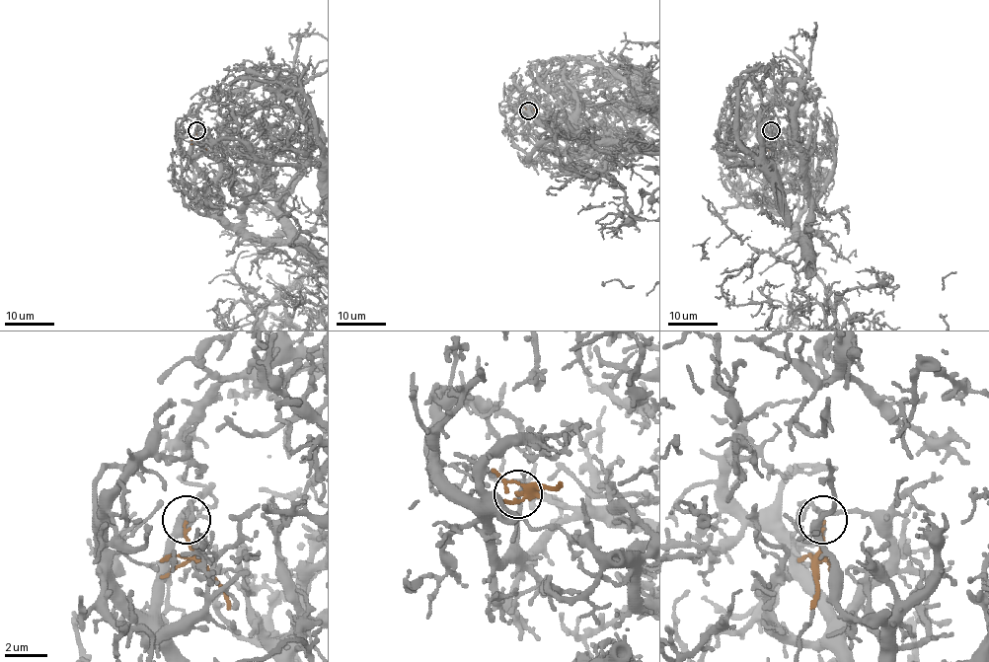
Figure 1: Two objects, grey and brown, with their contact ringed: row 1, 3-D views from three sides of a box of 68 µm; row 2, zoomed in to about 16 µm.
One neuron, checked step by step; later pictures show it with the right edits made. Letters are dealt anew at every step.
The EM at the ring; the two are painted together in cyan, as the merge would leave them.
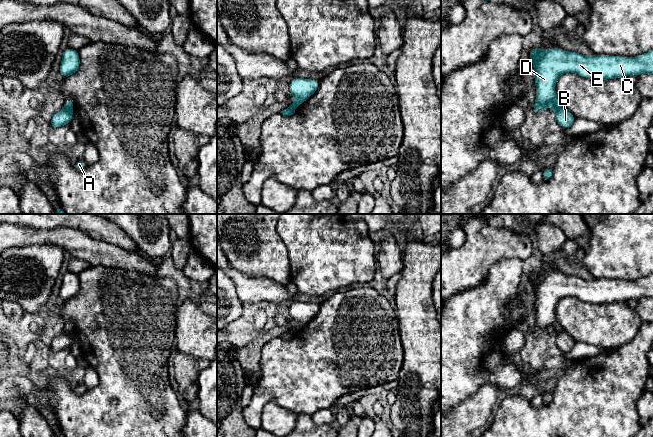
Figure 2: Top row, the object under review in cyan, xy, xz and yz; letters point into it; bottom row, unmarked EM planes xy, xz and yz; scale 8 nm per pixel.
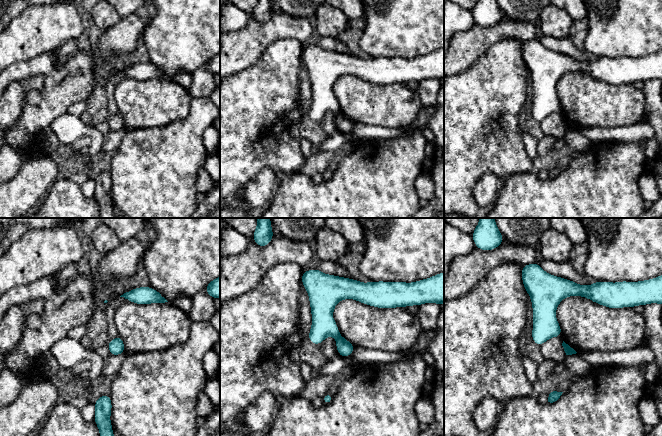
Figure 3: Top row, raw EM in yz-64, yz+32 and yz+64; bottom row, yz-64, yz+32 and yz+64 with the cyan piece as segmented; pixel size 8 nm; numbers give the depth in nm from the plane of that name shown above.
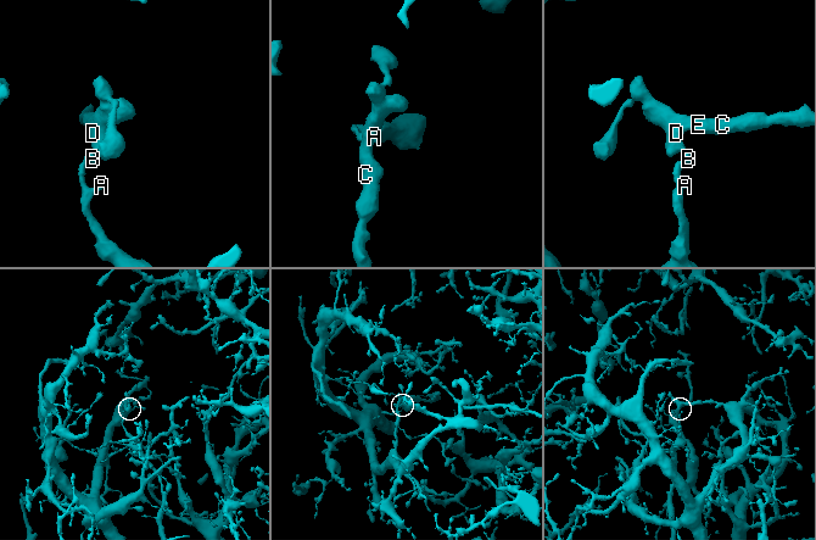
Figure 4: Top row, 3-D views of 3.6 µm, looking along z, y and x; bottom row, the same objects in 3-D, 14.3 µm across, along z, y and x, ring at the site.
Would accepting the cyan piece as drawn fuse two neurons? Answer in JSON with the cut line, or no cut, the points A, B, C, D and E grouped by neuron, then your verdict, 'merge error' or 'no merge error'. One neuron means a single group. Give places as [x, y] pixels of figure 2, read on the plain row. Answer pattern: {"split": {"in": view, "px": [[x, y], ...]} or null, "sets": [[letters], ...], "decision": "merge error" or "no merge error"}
{"split": {"in": "xy", "px": [[65, 330], [71, 334]]}, "sets": [["A", "B"], ["C", "D", "E"]], "decision": "merge error"}

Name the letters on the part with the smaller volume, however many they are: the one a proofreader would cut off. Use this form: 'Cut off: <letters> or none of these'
Cut off: A, B

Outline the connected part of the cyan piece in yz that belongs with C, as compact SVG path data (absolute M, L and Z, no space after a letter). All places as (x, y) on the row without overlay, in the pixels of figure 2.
M539 270L528 276L534 290L536 326L532 333L535 338L545 331L556 334L561 330L554 312L557 303L566 296L595 304L626 302L629 299L638 301L642 297L653 299L653 274L636 281L594 277L585 280L562 272L543 275Z

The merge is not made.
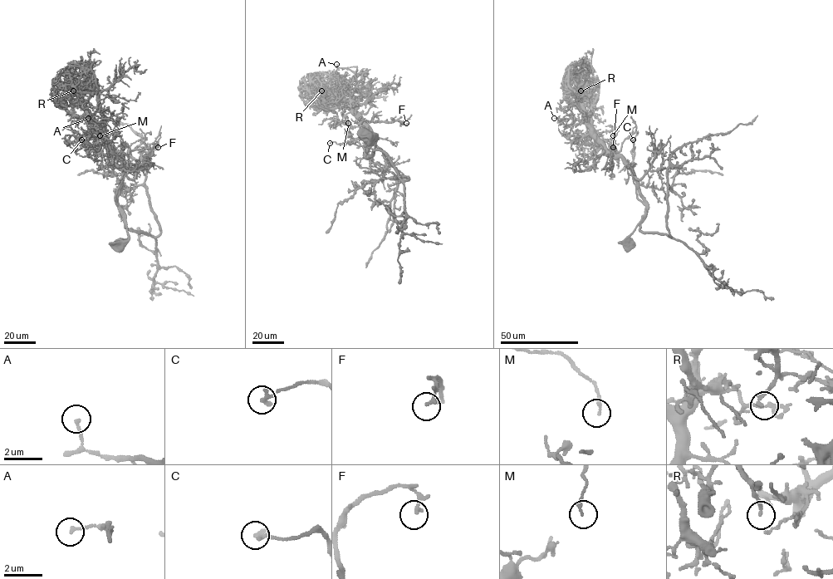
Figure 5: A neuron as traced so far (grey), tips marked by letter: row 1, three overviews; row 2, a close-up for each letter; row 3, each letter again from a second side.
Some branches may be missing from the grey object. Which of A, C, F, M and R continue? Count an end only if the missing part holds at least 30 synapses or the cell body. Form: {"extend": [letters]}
{"extend": []}

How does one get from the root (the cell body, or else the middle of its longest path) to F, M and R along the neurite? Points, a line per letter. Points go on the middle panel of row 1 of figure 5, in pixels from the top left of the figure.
F: (369, 137), (376, 139), (376, 143), (374, 151), (366, 155), (371, 139), (365, 121), (406, 123)
M: (369, 137), (376, 143), (366, 155), (369, 131), (346, 107), (327, 109), (348, 123)
R: (369, 137), (376, 143), (366, 155), (370, 131), (354, 106), (325, 99), (322, 84), (321, 90)

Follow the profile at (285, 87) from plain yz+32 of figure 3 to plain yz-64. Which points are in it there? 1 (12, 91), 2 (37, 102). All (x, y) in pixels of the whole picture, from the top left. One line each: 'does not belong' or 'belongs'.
1: belongs
2: does not belong

